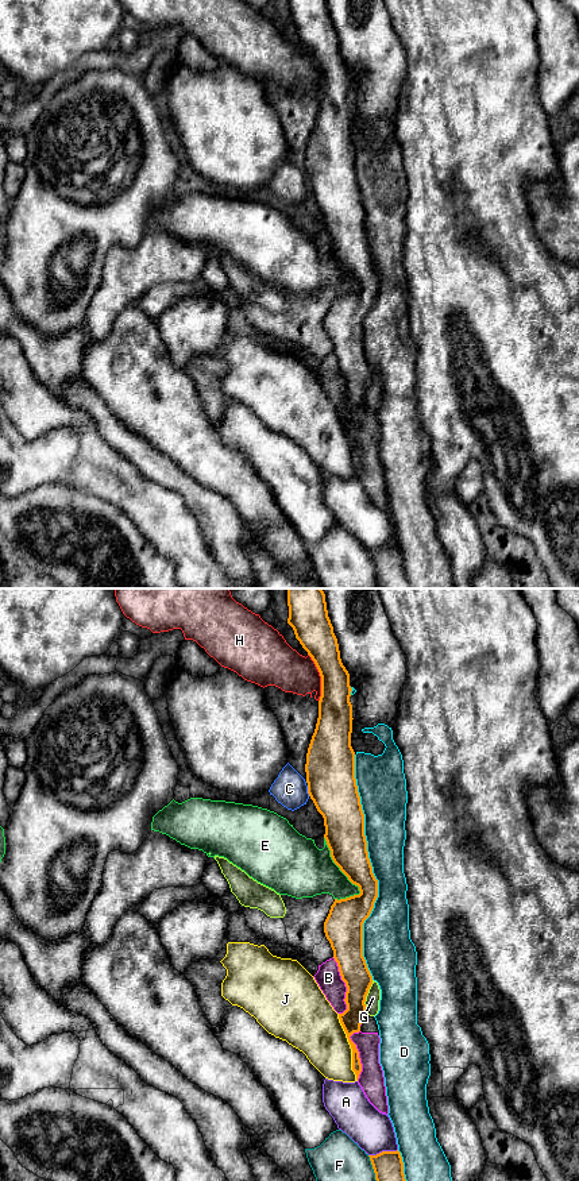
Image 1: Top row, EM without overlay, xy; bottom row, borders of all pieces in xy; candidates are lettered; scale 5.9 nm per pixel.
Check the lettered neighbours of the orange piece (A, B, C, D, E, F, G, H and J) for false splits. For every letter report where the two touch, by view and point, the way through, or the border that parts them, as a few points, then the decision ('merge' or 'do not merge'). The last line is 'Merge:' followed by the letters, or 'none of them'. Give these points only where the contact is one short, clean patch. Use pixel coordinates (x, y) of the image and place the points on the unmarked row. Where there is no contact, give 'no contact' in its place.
A: meets orange in xy at (382, 547); do not merge
B: meets orange in xy at (346, 381); do not merge
C: meets orange in xy at (308, 186); border along xy (307, 181), (309, 190); do not merge
D: meets orange in xy at (371, 262); do not merge
E: meets orange in xy at (338, 261); do not merge
F: meets orange in xy at (375, 570); do not merge
G: meets orange in xy at (365, 393); do not merge
H: meets orange in xy at (321, 73); do not merge
J: meets orange in xy at (351, 443); border along xy (338, 409), (351, 444), (351, 464), (356, 475); do not merge
Merge: none of them

